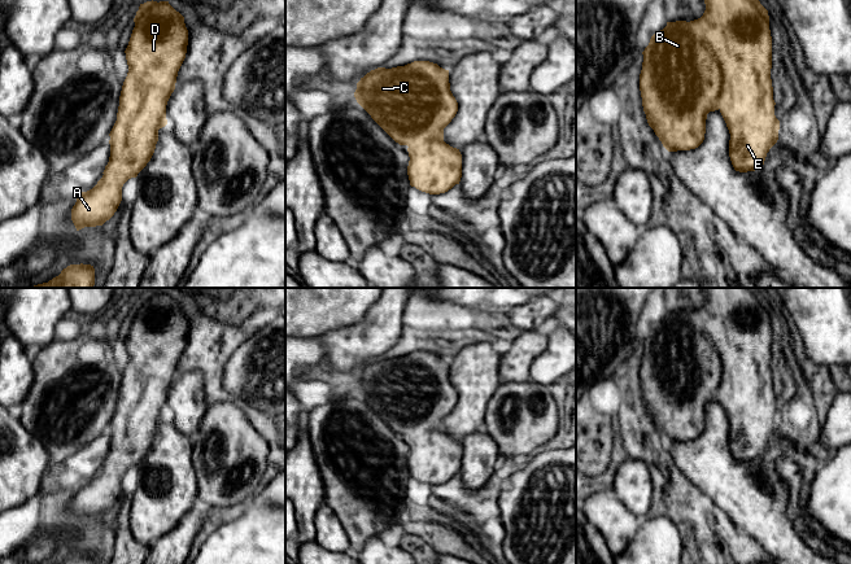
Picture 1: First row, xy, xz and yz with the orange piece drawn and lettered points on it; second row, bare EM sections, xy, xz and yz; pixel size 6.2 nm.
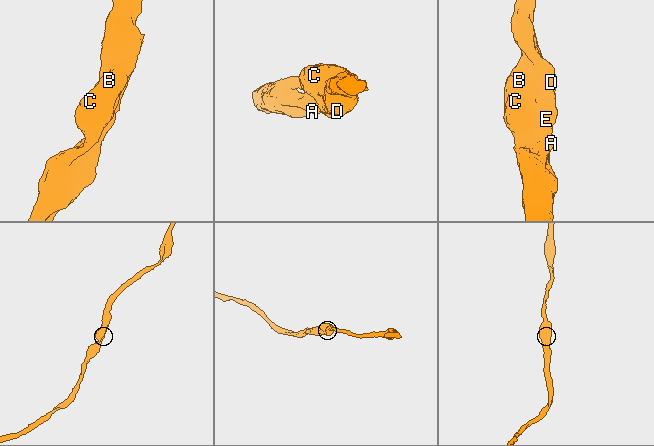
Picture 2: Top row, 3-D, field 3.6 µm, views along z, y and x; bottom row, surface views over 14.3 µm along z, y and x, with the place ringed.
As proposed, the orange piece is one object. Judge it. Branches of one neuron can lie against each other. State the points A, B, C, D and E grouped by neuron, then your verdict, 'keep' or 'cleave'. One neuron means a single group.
A B C D E; keep

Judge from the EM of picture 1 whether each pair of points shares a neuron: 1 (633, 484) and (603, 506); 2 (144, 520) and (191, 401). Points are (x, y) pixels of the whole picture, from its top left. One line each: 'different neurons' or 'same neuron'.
1: different neurons
2: same neuron

